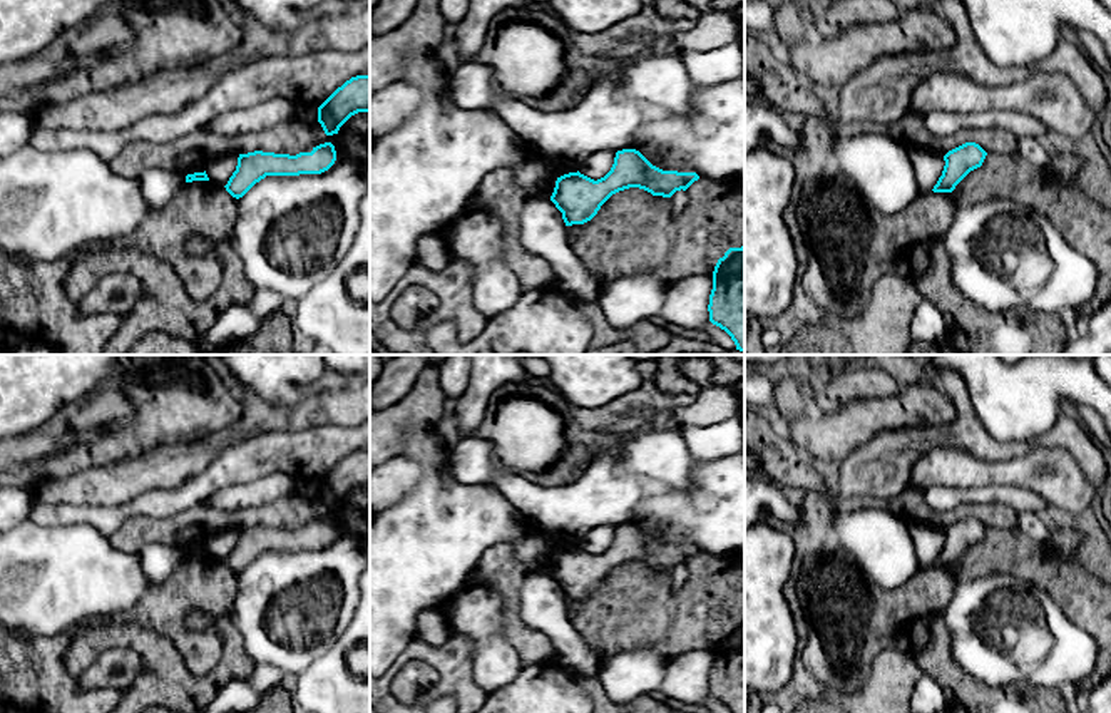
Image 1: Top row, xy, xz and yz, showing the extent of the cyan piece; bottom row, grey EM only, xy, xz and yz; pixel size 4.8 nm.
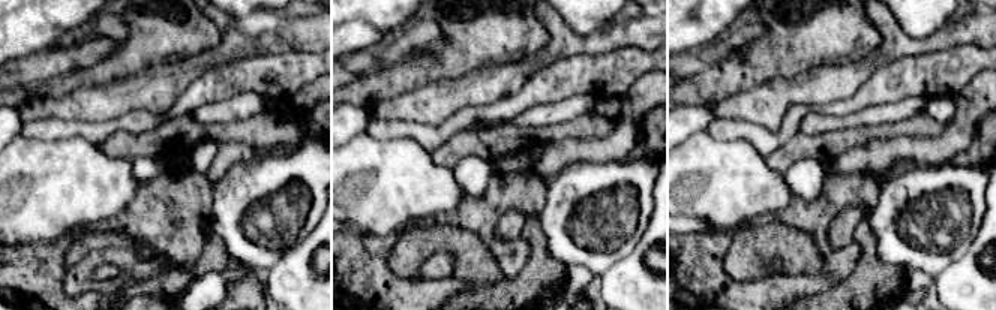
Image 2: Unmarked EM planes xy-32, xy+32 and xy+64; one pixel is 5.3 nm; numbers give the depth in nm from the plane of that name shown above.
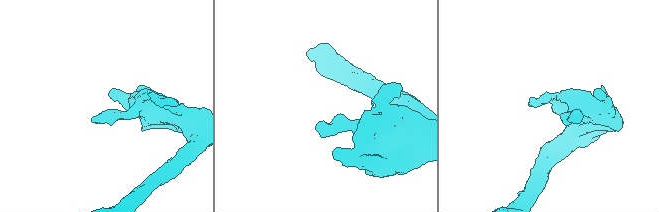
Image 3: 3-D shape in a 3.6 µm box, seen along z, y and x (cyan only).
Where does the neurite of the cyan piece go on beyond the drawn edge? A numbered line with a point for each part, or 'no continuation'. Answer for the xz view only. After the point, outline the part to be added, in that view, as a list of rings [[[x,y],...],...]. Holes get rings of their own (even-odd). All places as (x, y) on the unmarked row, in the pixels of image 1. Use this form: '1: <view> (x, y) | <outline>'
no continuation

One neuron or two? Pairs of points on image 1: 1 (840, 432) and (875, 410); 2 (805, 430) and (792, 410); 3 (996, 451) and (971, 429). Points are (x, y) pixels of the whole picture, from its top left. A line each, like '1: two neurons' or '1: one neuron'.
1: one neuron
2: two neurons
3: one neuron

